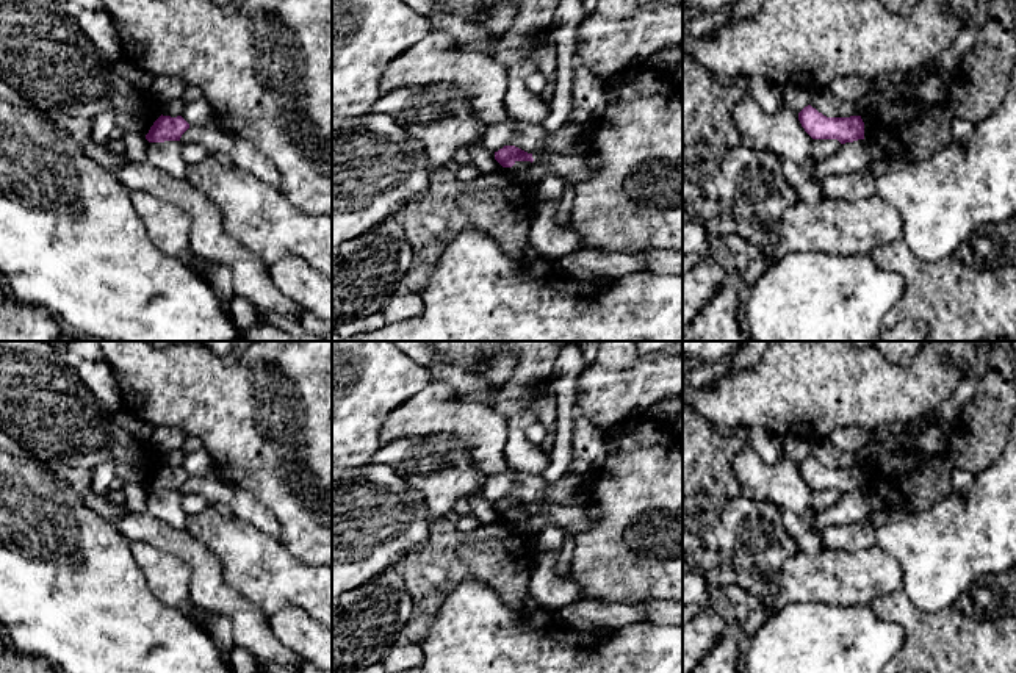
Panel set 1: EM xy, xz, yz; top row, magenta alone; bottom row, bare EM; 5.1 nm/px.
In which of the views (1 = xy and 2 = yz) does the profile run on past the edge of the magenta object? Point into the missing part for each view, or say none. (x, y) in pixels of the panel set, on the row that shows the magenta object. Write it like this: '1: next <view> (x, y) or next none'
1: next none
2: next none

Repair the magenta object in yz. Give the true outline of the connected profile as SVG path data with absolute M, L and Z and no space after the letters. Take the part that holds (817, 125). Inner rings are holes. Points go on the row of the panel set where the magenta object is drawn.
M808 105L798 113L798 121L812 139L838 139L841 144L864 139L861 116L827 117Z

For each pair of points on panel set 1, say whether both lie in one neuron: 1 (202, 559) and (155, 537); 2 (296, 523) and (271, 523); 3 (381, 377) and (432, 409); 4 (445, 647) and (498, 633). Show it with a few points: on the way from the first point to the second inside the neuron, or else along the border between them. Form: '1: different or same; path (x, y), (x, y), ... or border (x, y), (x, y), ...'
1: same; path (191, 550), (166, 537)
2: different; border (254, 496), (274, 515), (279, 525), (279, 539)
3: different; border (431, 382), (401, 403), (385, 420)
4: same; path (457, 647), (486, 645)

